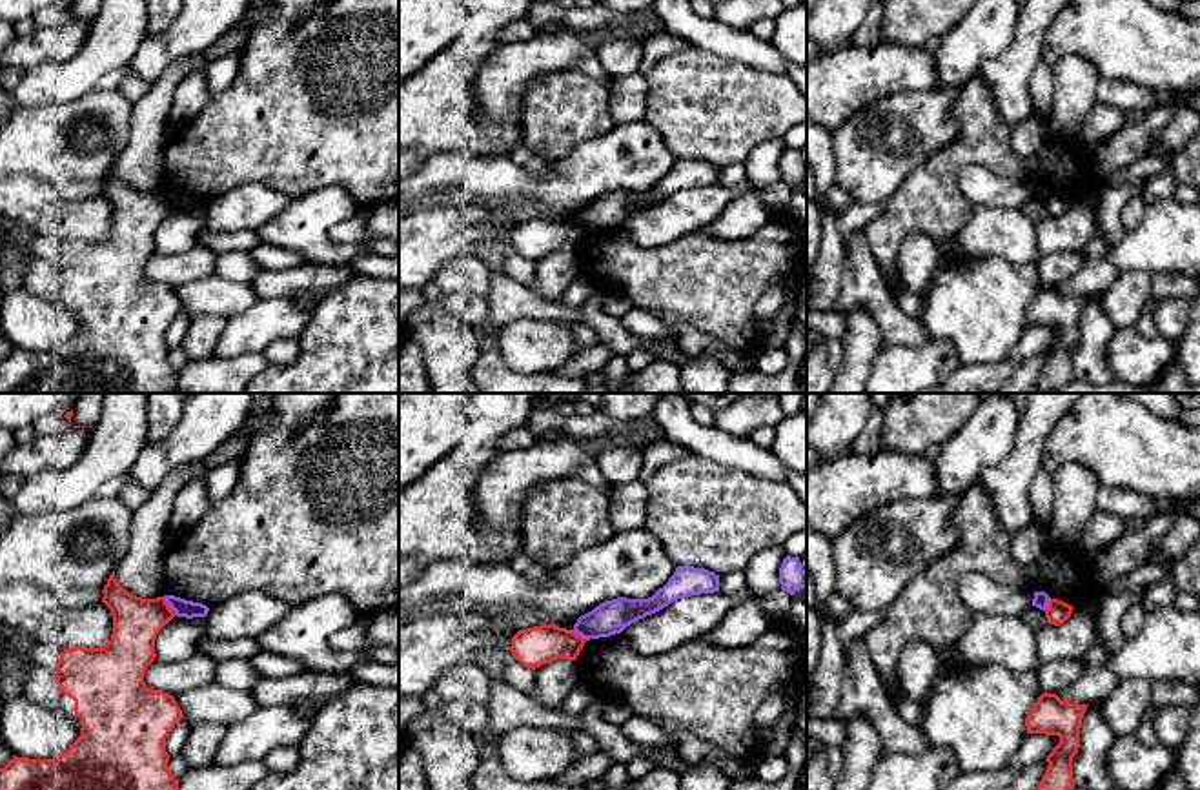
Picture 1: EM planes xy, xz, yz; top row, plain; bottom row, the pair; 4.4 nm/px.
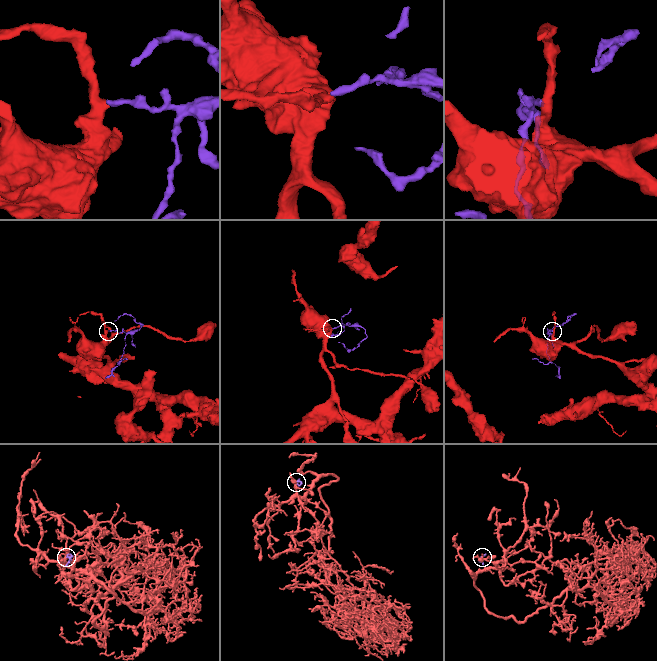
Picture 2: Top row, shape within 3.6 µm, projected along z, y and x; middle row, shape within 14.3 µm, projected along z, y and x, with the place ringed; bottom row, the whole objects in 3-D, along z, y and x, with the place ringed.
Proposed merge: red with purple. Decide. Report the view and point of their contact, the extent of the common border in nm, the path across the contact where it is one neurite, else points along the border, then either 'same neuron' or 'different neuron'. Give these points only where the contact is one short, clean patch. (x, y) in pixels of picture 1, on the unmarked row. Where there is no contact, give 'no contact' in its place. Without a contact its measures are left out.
meets red in xy at (168, 197); contact 100 nm long; border along xy (164, 188), (164, 193), (175, 206); different neuron

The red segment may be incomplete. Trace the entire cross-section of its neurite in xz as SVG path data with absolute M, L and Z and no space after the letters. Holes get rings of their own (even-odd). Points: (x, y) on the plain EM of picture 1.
M555 217L519 222L512 229L510 244L526 260L539 260L555 251L575 253L586 231Z

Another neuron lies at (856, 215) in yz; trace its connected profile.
M889 200L878 204L850 202L841 215L843 238L863 231L869 222L876 220L885 211L887 204Z

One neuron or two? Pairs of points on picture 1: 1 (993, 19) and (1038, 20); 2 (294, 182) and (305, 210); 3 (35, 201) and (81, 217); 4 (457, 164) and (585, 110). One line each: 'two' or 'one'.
1: two
2: two
3: one
4: two

